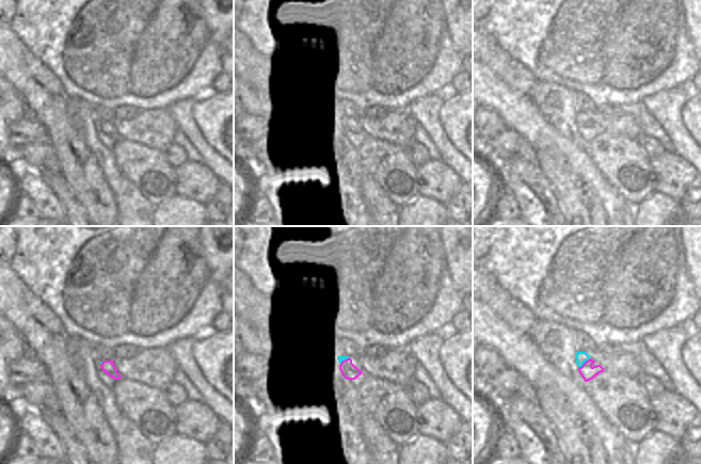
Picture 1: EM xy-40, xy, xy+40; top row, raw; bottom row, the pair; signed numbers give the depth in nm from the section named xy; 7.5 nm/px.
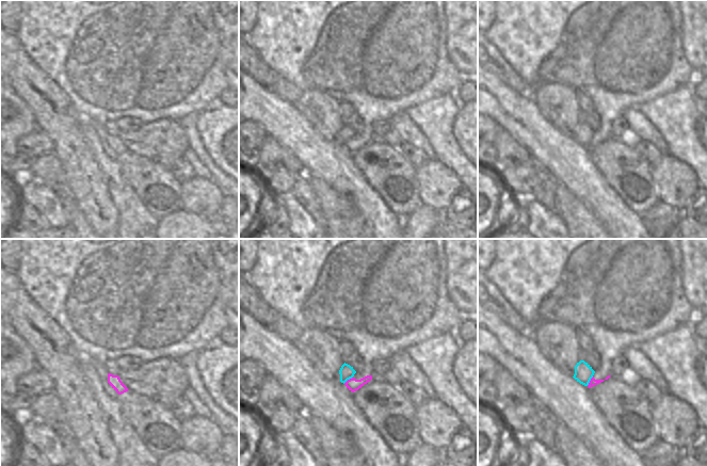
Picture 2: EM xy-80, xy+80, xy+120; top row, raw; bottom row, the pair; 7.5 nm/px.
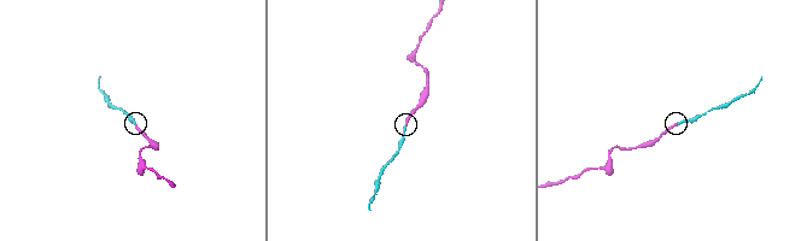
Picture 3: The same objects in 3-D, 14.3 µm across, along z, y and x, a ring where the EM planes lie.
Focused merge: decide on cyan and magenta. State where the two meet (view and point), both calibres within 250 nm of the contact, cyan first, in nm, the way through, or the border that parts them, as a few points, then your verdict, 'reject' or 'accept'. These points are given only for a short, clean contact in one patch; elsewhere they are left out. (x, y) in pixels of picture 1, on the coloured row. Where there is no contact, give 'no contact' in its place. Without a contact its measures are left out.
contact xy+40 (584, 362); calibres 80 and 110 nm; way xy+40 (580, 356), (584, 362), (587, 371); accept

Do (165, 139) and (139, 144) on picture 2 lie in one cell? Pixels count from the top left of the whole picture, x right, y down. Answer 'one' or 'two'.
one

